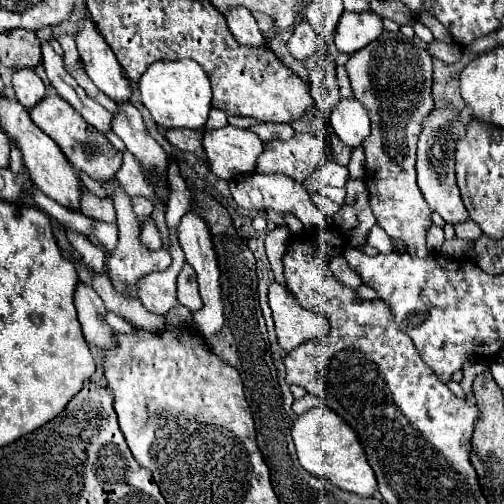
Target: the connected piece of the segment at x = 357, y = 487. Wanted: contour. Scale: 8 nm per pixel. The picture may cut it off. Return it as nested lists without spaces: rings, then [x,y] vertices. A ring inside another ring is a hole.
[[[320,405],[304,415],[300,415],[294,421],[292,437],[298,453],[300,465],[320,477],[328,477],[332,483],[336,483],[340,489],[350,491],[354,495],[372,497],[376,491],[376,477],[372,467],[366,461],[366,453],[356,437],[356,433],[328,407]]]

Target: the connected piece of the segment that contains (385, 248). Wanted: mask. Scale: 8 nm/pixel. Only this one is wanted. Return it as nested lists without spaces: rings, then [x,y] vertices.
[[[372,227],[370,229],[370,233],[368,233],[368,245],[376,247],[382,253],[390,253],[392,251],[392,241],[386,235],[386,231],[380,229],[380,227]]]

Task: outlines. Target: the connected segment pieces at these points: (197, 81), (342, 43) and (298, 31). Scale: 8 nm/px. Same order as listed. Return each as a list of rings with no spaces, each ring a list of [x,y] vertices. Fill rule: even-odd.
[[[156,61],[138,81],[142,105],[150,111],[156,125],[166,129],[198,129],[204,127],[212,103],[212,89],[204,69],[192,61]]]
[[[346,11],[334,33],[334,45],[340,53],[352,55],[364,45],[372,43],[382,33],[382,19],[376,13],[350,13]]]
[[[304,19],[302,23],[296,25],[294,35],[288,41],[288,49],[296,59],[304,59],[308,55],[312,55],[318,47],[322,45],[322,37],[312,29],[312,25],[308,25],[308,21]]]

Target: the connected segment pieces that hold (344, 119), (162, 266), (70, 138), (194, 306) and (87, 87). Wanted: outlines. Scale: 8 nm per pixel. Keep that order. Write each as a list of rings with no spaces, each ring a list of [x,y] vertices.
[[[340,99],[332,111],[332,127],[348,147],[362,145],[370,133],[368,111],[356,99]]]
[[[120,187],[116,189],[112,201],[114,201],[114,207],[116,207],[116,213],[118,213],[120,241],[118,241],[118,247],[110,253],[110,261],[108,261],[108,265],[110,265],[110,281],[112,281],[112,285],[114,285],[118,291],[122,291],[126,297],[136,297],[134,291],[132,291],[132,289],[134,289],[134,283],[136,283],[140,277],[144,277],[146,273],[166,271],[166,269],[170,267],[170,263],[172,263],[172,257],[170,257],[170,253],[164,251],[164,249],[148,251],[148,249],[138,241],[140,227],[138,227],[138,223],[136,223],[136,219],[134,219],[134,211],[132,211],[132,205],[130,205],[130,197],[128,197]]]
[[[58,93],[46,95],[30,111],[30,117],[48,137],[52,137],[56,141],[56,145],[62,149],[62,153],[66,155],[66,159],[72,163],[72,167],[76,171],[82,171],[96,181],[108,181],[122,167],[122,157],[110,155],[112,143],[102,133],[96,133],[96,129],[92,129],[92,125],[88,125],[80,117],[80,113],[76,113],[76,109],[72,109],[72,105],[68,105],[68,101],[64,101]]]
[[[184,263],[176,281],[178,281],[176,287],[178,287],[178,301],[180,301],[180,305],[184,305],[192,313],[196,313],[198,309],[202,308],[204,303],[200,301],[198,281],[194,269],[188,263]]]
[[[64,35],[58,39],[62,51],[64,51],[64,65],[66,71],[77,81],[77,83],[86,91],[87,95],[100,103],[110,113],[116,114],[117,104],[108,98],[102,91],[100,91],[85,73],[84,69],[80,67],[80,57],[74,41],[64,40]]]

